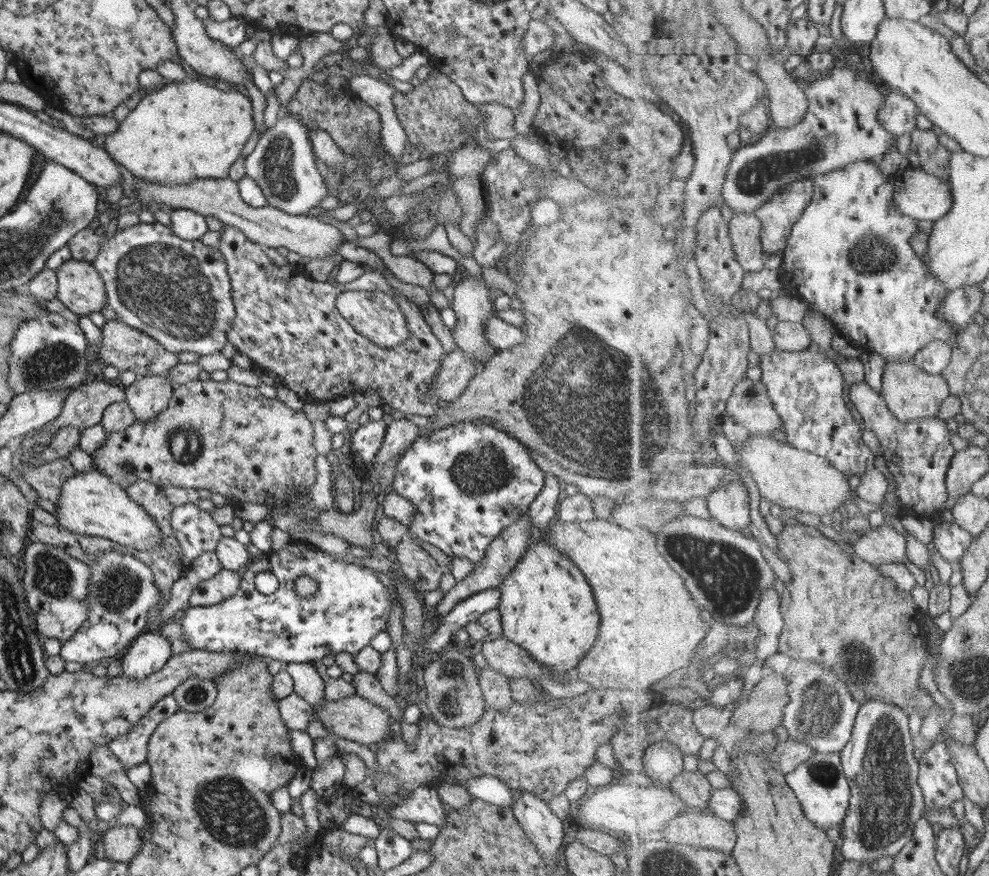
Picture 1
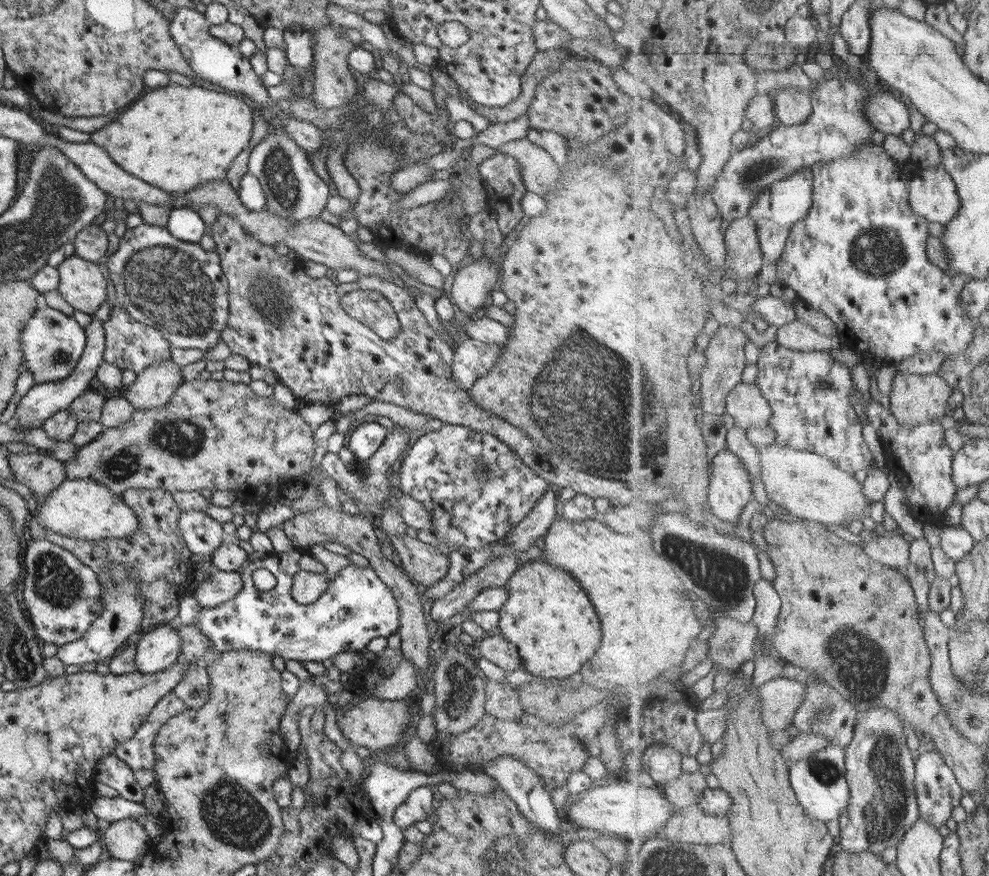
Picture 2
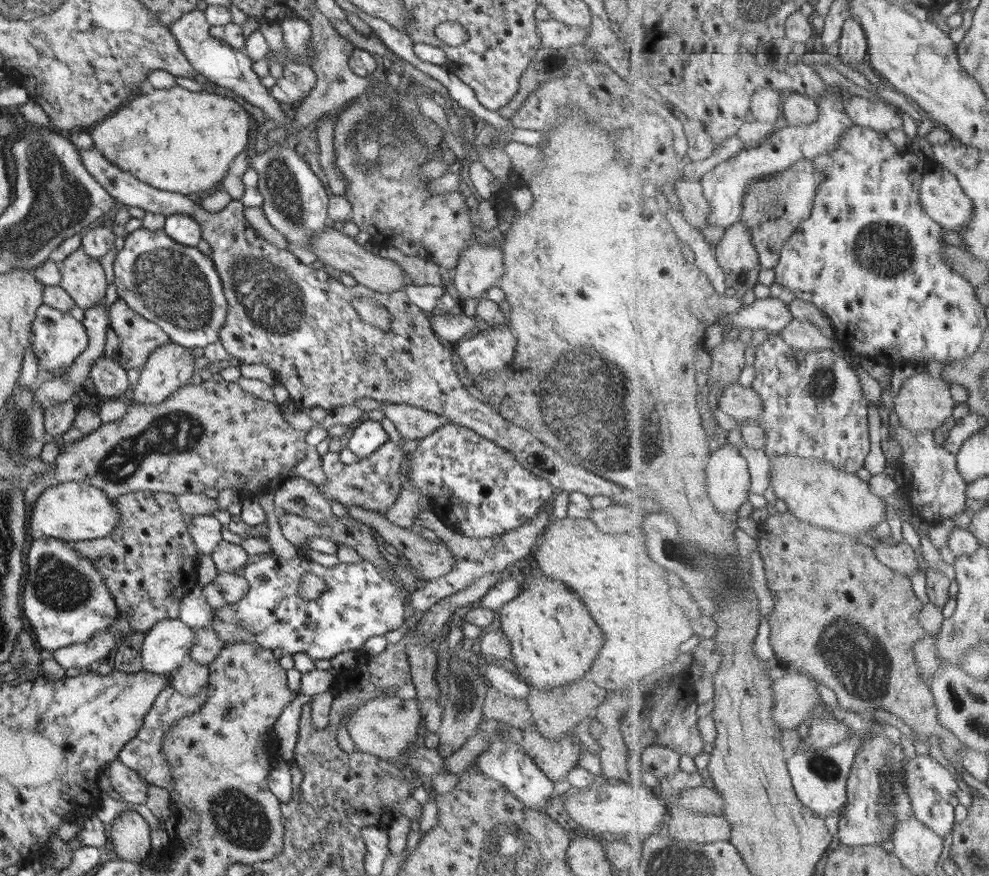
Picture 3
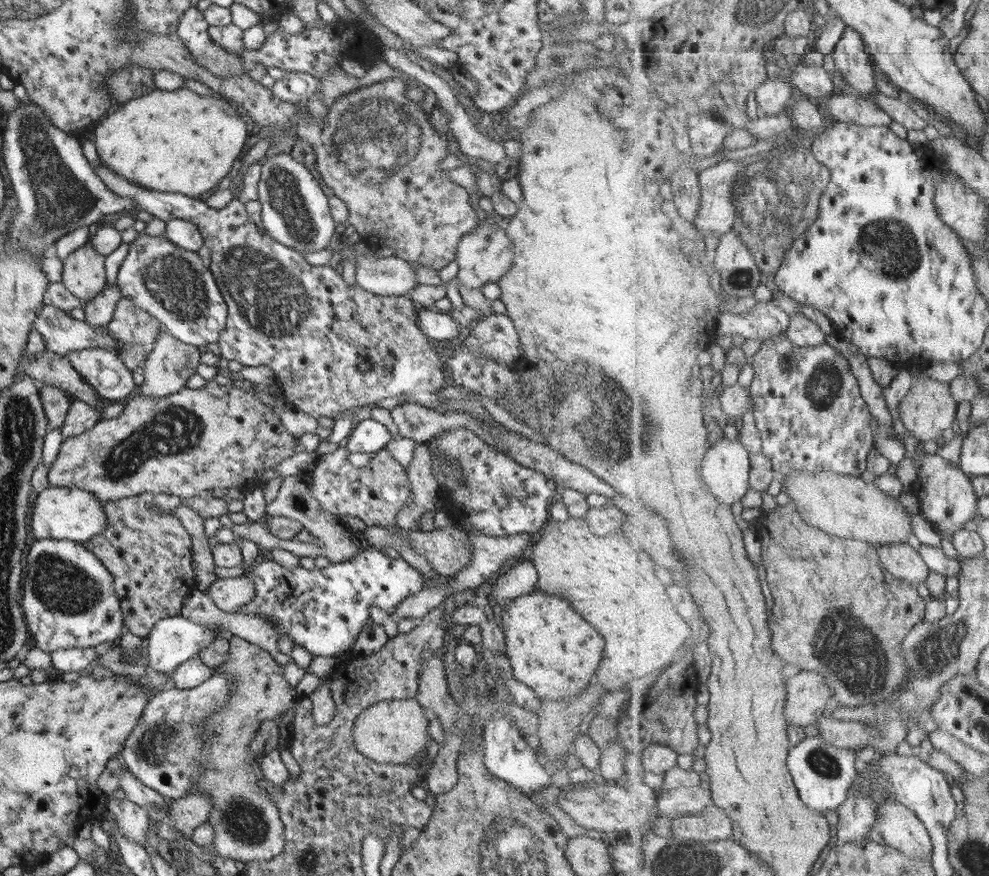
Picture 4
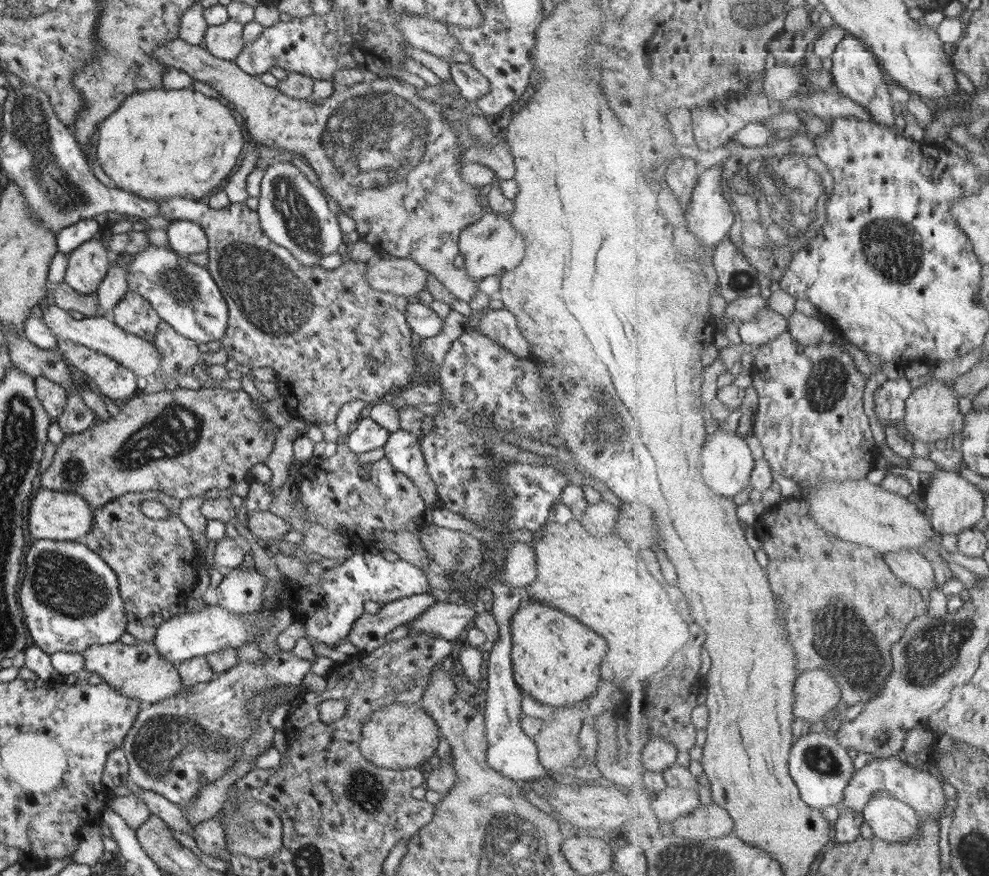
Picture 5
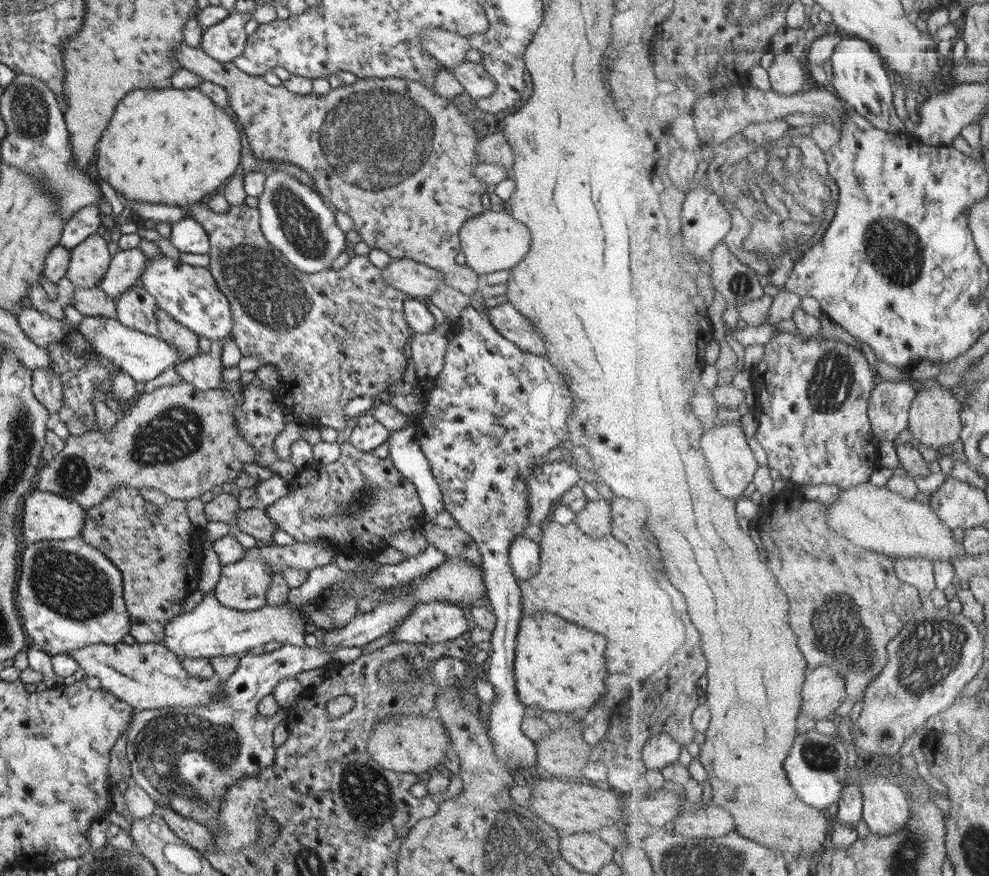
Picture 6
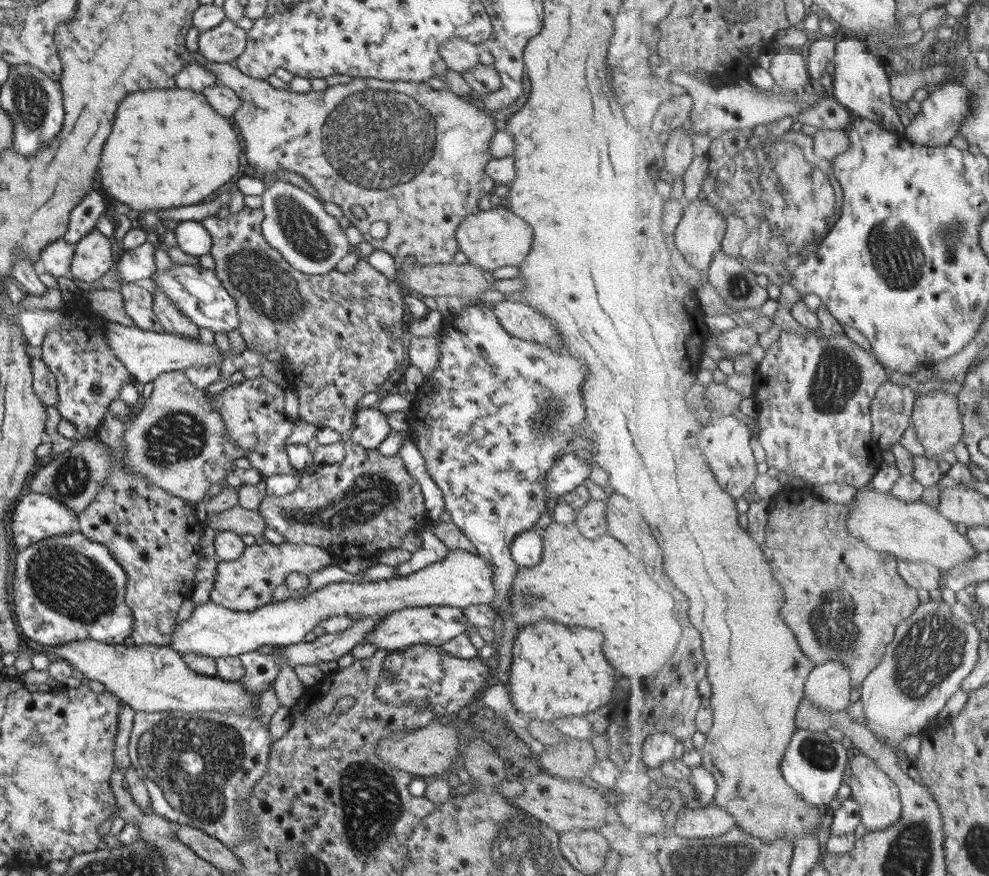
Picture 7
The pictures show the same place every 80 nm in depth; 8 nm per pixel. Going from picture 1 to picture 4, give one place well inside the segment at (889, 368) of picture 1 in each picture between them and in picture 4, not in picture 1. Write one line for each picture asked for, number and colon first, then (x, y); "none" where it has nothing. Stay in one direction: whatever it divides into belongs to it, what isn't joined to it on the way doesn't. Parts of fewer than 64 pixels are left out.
2: (915, 399)
3: (924, 403)
4: (929, 408)

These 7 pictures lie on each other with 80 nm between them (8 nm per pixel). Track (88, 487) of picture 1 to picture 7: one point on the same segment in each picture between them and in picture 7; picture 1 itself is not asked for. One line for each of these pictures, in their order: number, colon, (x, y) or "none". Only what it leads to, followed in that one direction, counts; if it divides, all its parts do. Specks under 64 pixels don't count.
2: (85, 509)
3: (70, 511)
4: (59, 513)
5: (53, 515)
6: (44, 516)
7: (35, 516)

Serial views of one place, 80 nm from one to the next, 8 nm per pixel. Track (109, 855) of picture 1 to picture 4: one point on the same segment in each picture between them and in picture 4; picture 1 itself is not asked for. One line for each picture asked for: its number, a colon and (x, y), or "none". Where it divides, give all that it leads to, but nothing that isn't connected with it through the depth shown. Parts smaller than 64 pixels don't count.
2: (125, 839)
3: (129, 837)
4: (132, 820)

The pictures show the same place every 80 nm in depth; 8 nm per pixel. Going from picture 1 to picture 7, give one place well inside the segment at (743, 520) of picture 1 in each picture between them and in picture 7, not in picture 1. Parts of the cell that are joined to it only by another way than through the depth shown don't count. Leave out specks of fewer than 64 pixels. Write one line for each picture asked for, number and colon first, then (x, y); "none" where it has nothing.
2: (730, 490)
3: (728, 477)
4: (726, 467)
5: (728, 463)
6: (732, 463)
7: (725, 440)

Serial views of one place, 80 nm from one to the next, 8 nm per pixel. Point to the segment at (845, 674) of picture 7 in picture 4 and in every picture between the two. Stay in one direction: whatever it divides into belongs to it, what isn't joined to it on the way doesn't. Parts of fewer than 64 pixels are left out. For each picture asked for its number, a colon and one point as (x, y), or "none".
4: (809, 696)
5: (817, 691)
6: (825, 689)

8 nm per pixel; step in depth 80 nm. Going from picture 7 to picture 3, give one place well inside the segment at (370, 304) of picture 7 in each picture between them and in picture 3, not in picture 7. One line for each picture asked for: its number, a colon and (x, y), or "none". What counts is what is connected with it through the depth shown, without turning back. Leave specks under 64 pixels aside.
3: (298, 321)
4: (332, 345)
5: (330, 338)
6: (332, 335)

